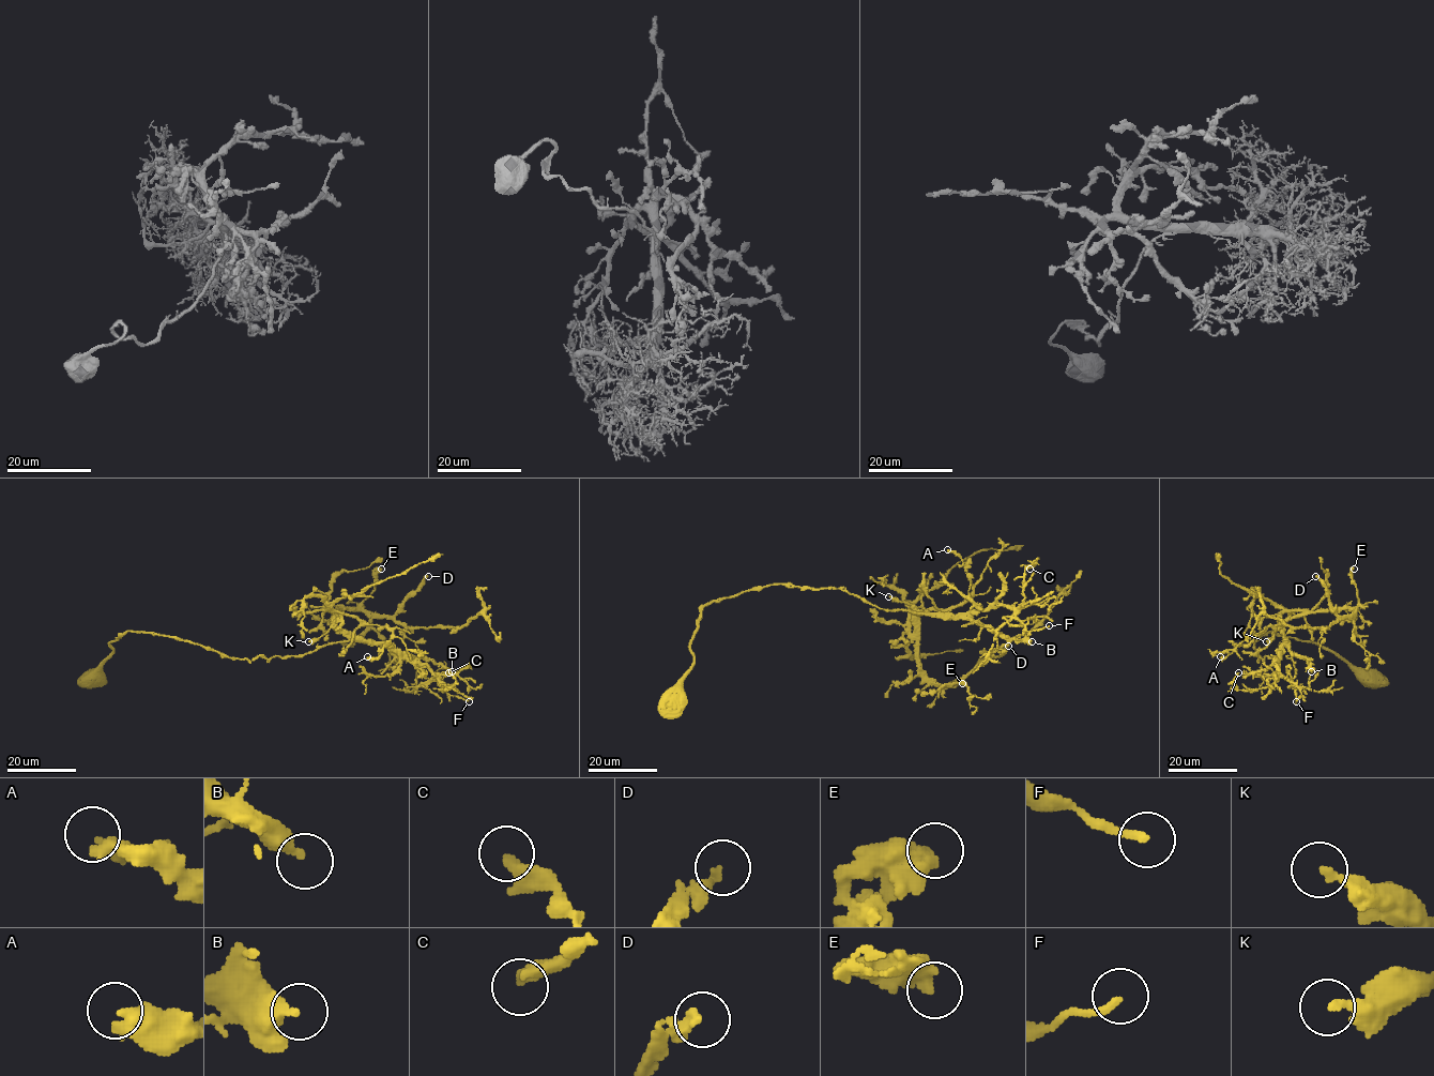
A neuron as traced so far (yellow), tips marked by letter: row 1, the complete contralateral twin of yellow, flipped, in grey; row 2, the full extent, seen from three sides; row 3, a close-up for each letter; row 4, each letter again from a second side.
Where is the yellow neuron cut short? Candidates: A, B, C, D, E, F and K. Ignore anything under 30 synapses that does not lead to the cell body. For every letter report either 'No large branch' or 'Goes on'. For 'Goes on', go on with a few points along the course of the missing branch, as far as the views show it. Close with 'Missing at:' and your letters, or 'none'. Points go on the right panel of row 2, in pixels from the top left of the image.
A: No large branch
B: No large branch
C: No large branch
D: Goes on. Course of what is missing: (1315, 576), (1302, 575), (1298, 563), (1283, 549)
E: No large branch
F: No large branch
K: No large branch
Missing at: D

